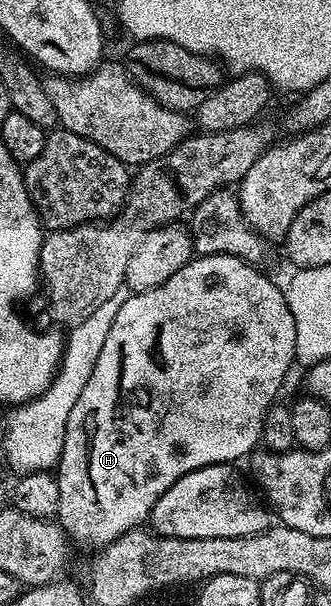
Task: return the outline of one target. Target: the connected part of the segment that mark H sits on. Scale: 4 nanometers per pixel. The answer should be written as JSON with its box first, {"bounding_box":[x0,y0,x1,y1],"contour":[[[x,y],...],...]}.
{"bounding_box":[55,254,295,548],"contour":[[[202,254],[189,259],[183,268],[179,268],[173,276],[167,276],[163,284],[138,294],[130,293],[129,299],[115,312],[115,320],[111,320],[111,330],[107,332],[107,340],[103,340],[103,348],[97,358],[93,359],[91,380],[83,388],[75,408],[71,408],[71,416],[67,416],[67,428],[63,436],[63,452],[57,461],[55,473],[59,484],[59,512],[56,521],[74,543],[81,546],[100,548],[114,542],[129,530],[138,529],[148,523],[149,514],[155,508],[159,496],[171,488],[171,484],[187,476],[192,470],[204,466],[220,466],[236,463],[236,458],[252,455],[262,441],[265,416],[274,405],[277,393],[289,374],[289,365],[294,365],[295,352],[295,316],[291,316],[291,308],[287,308],[285,291],[276,286],[256,265],[247,263],[230,254]]]}

